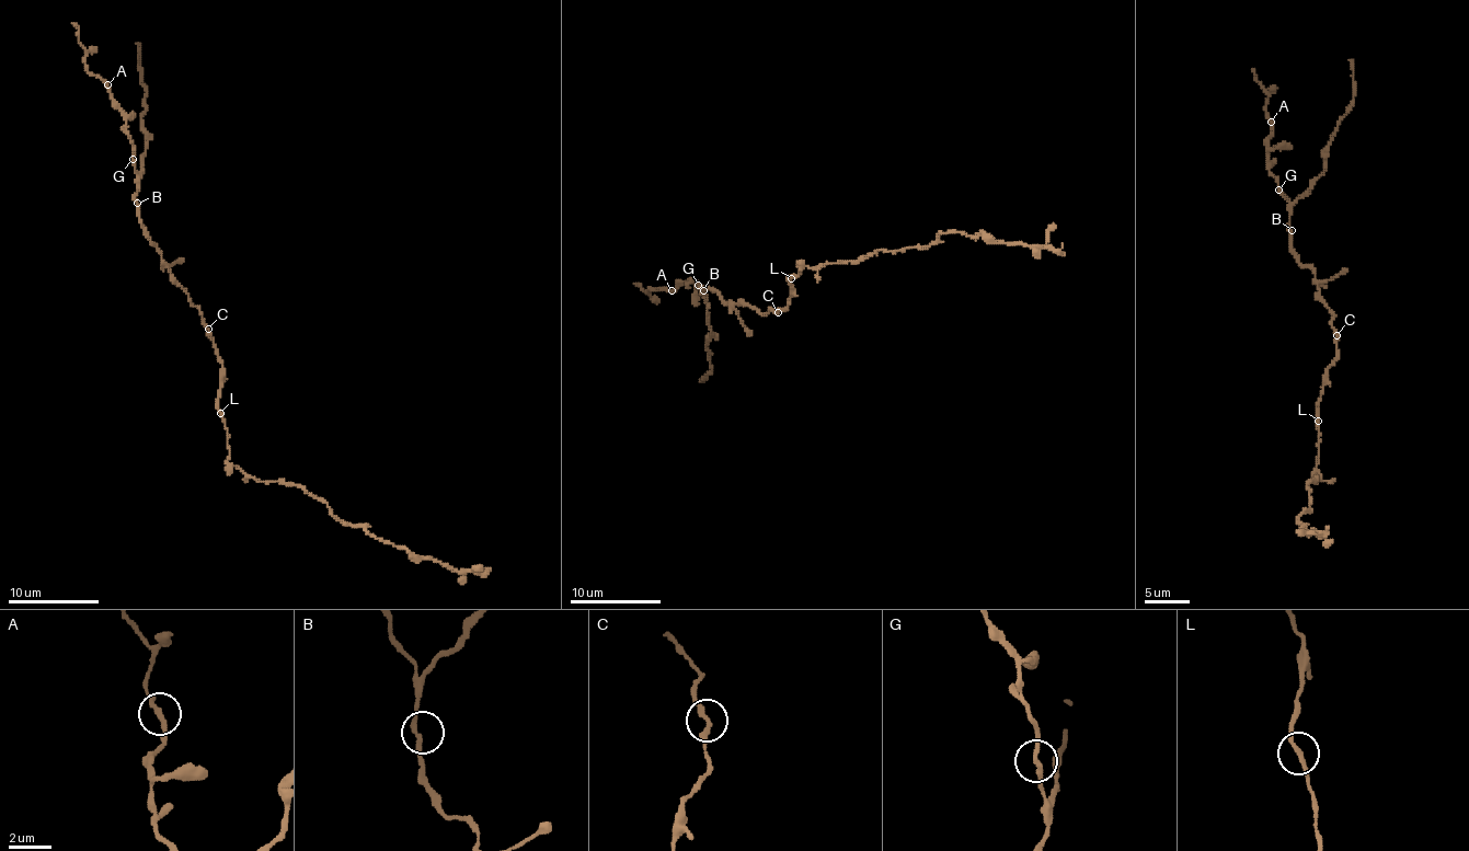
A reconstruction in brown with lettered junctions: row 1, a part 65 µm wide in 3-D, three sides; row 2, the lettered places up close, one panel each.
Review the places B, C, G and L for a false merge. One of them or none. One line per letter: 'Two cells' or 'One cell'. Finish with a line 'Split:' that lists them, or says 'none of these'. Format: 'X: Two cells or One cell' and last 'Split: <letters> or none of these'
B: One cell
C: One cell
G: One cell
L: One cell
Split: none of these

